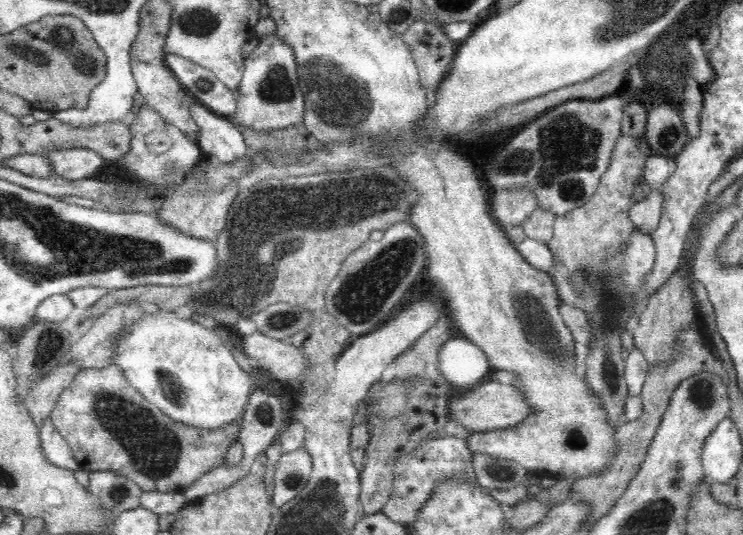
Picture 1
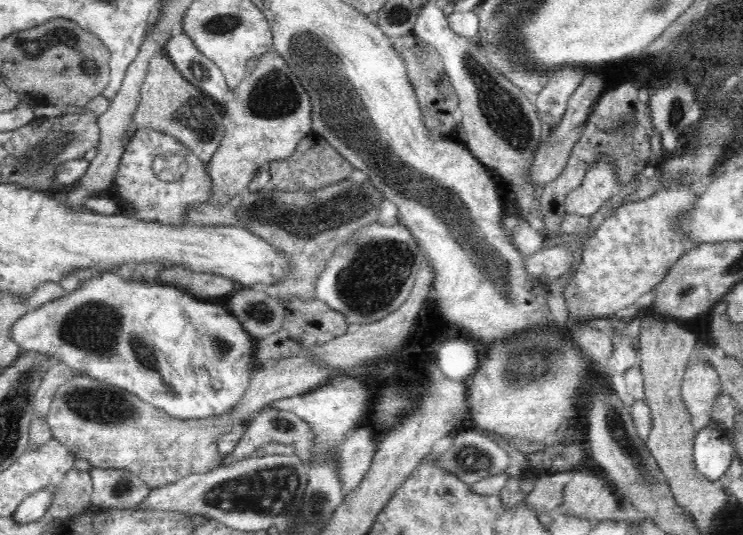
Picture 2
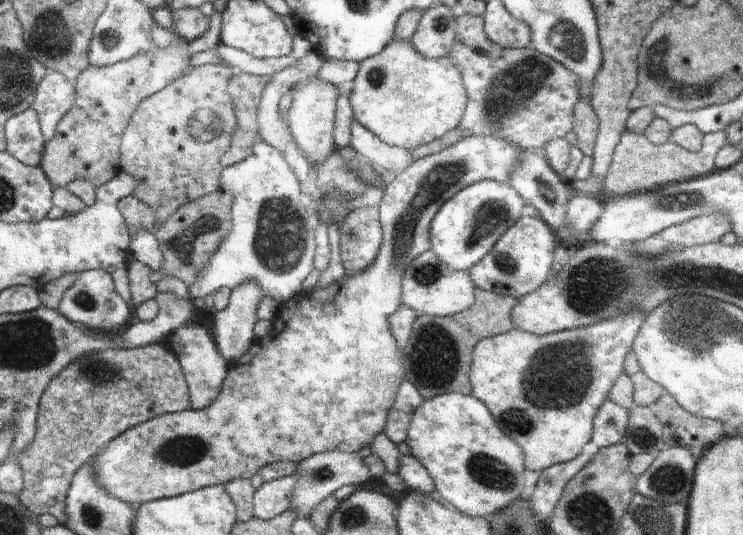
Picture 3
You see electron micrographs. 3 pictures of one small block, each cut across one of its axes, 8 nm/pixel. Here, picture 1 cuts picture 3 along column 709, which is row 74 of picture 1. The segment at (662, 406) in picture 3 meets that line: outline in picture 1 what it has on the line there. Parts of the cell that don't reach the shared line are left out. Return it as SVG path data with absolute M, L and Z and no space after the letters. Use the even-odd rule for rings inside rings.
M421 19L415 20L402 35L417 65L423 90L434 96L455 58L454 42L440 24Z

